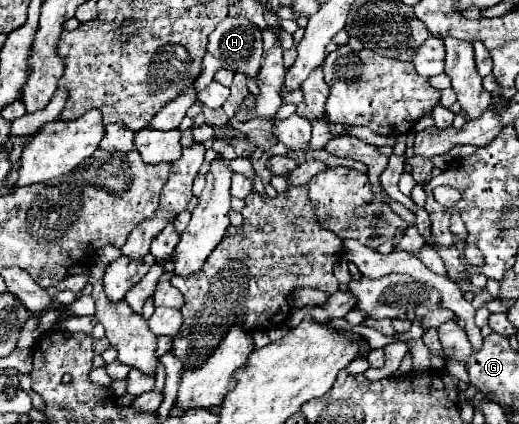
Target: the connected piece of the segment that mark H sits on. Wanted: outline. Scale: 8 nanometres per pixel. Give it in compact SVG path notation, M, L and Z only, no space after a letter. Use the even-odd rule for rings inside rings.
M225 17L209 35L207 53L227 63L227 69L255 79L263 57L261 31L243 17Z

